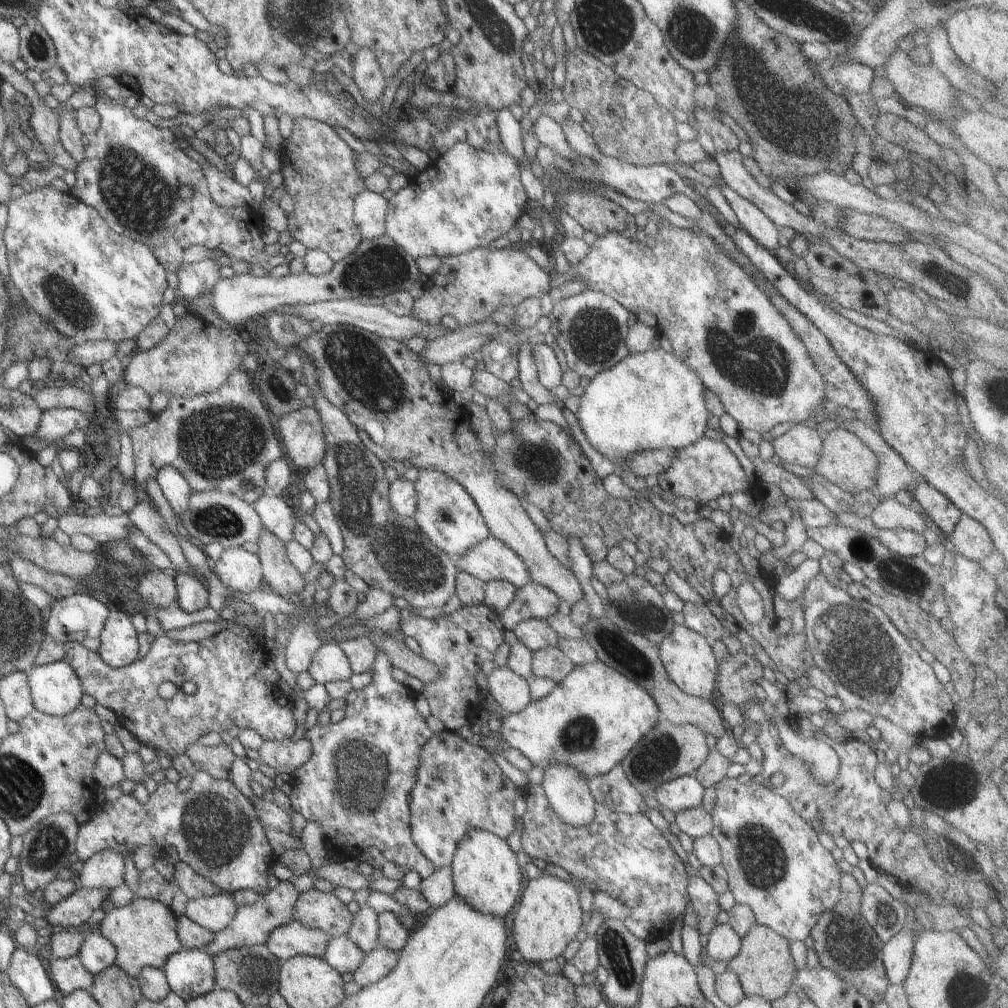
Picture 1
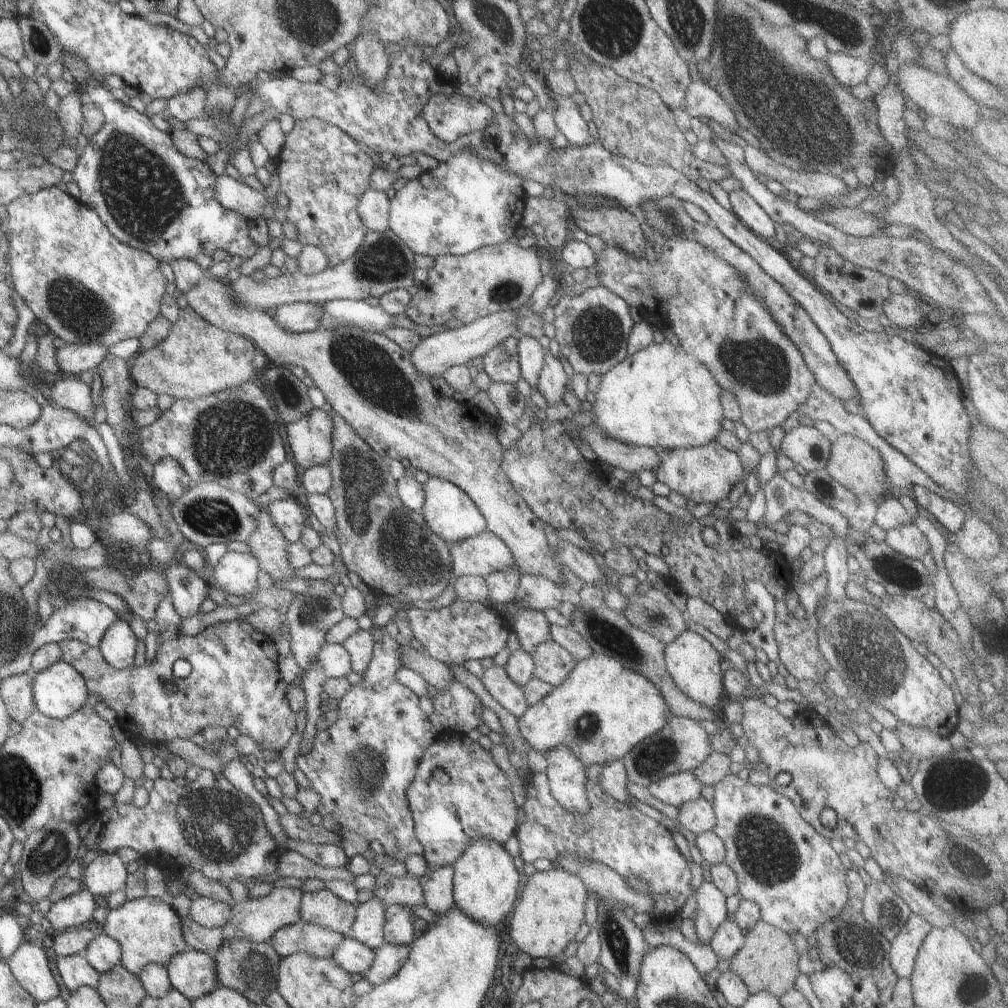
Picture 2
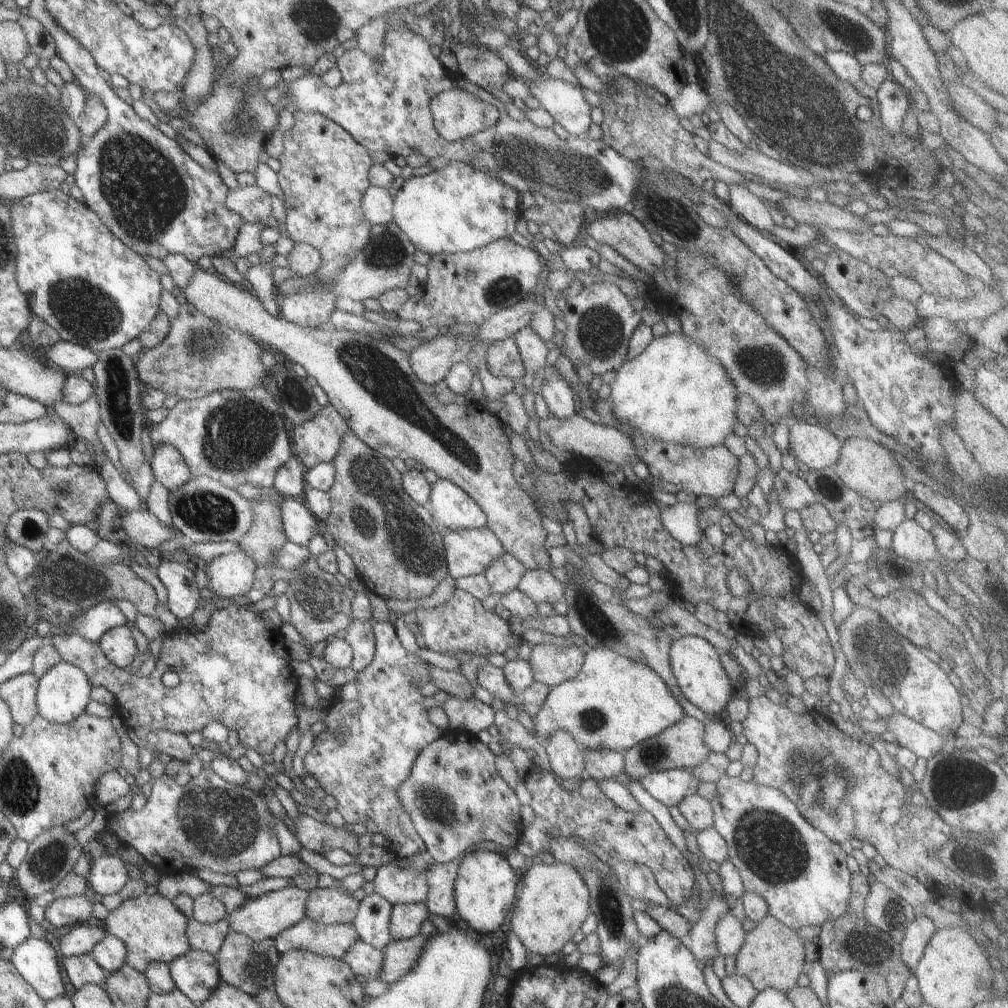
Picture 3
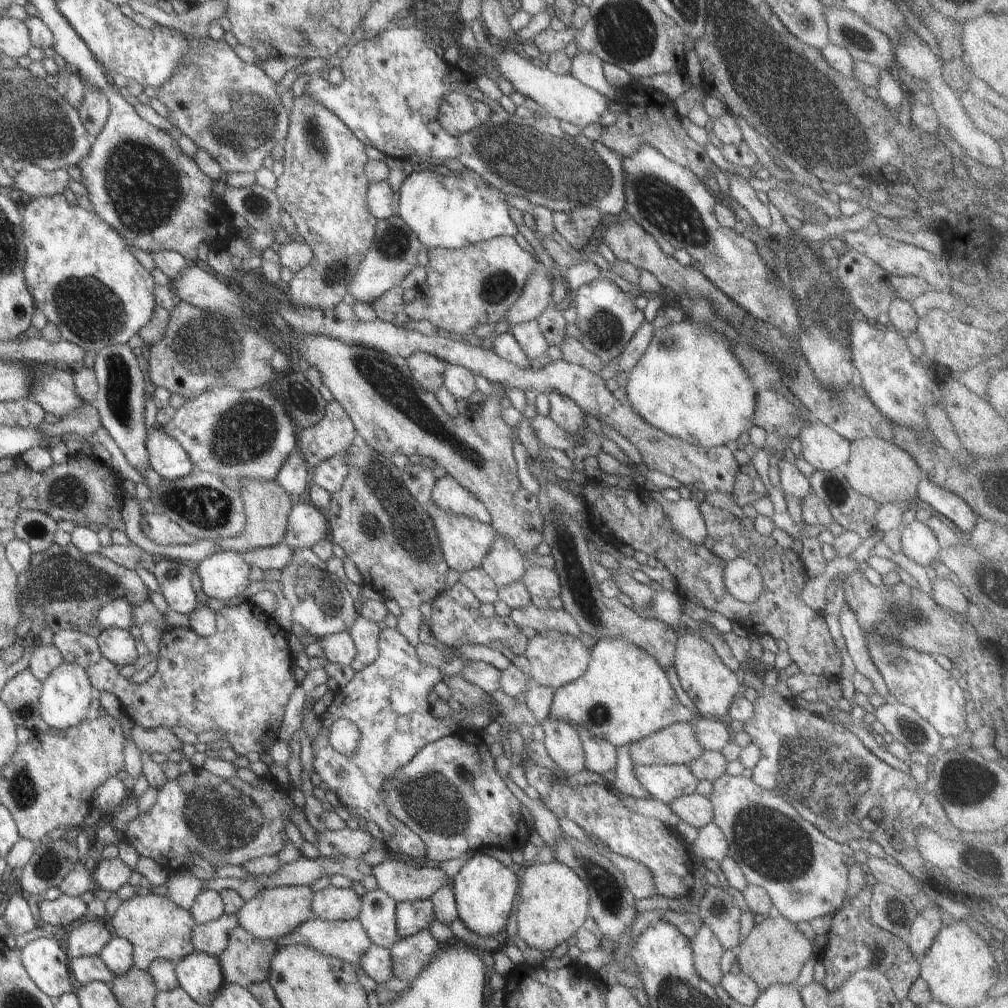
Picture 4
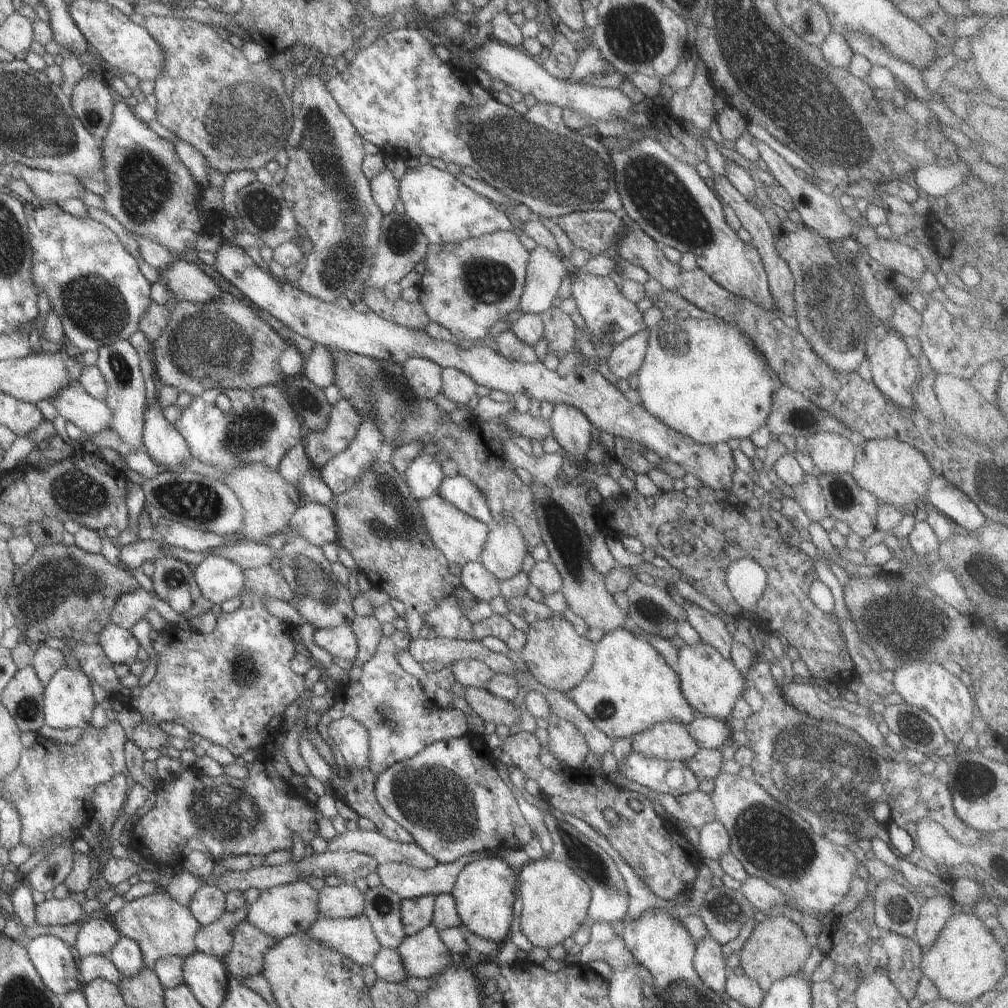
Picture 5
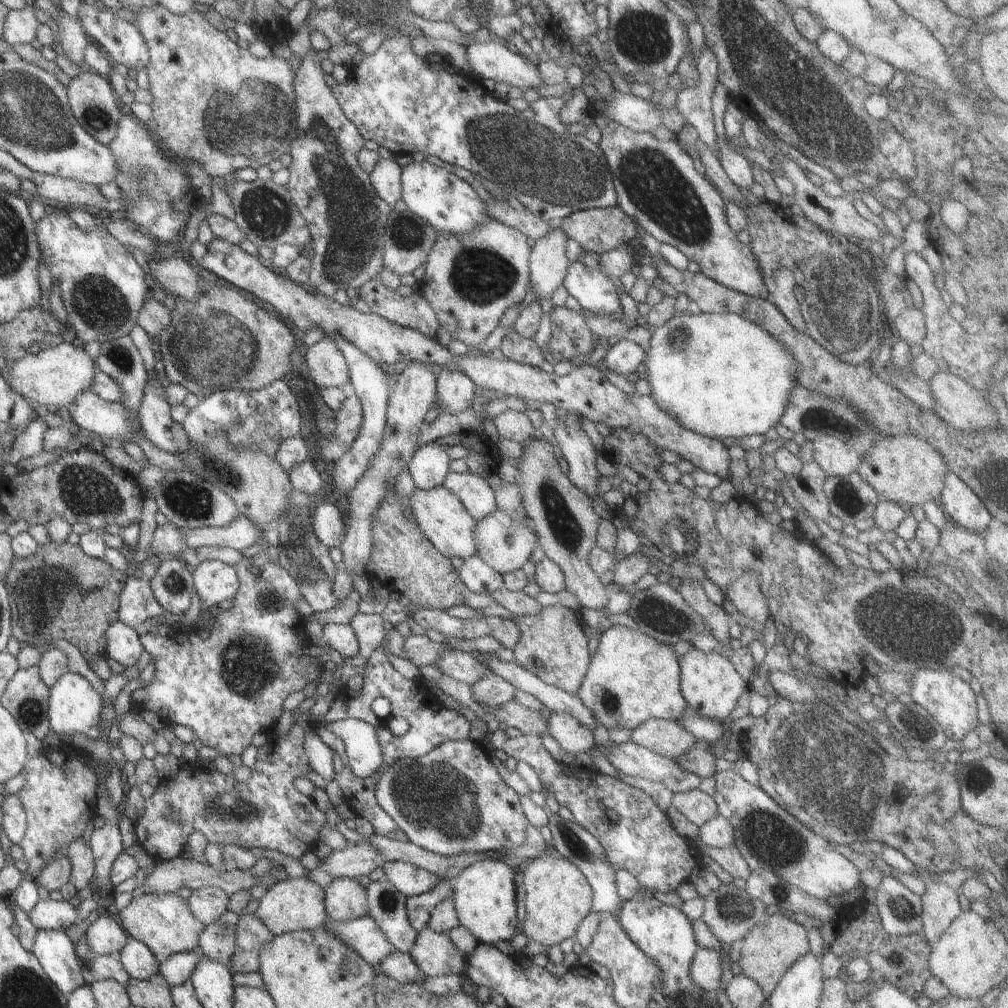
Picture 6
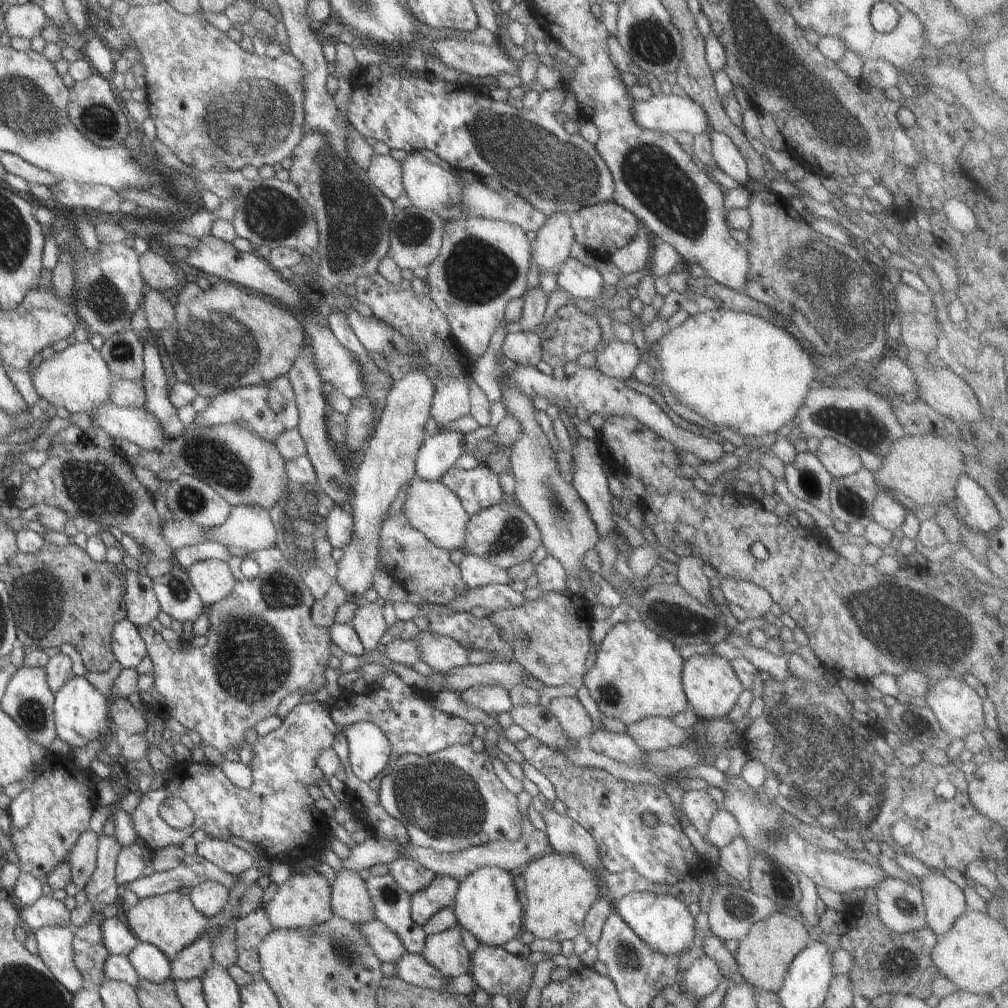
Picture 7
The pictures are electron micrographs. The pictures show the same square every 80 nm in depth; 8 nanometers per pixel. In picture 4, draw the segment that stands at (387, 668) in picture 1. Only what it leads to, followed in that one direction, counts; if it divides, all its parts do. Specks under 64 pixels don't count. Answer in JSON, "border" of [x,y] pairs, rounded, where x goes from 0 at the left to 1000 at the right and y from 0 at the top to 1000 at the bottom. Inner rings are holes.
{"border":[[[383,622],[375,629],[373,641],[373,652],[364,658],[360,663],[350,668],[348,675],[341,681],[335,682],[330,688],[329,696],[314,713],[318,721],[314,725],[313,733],[308,736],[311,746],[310,765],[316,768],[320,783],[333,788],[337,799],[346,804],[348,808],[369,813],[376,820],[379,827],[379,835],[386,844],[400,846],[415,852],[422,851],[421,837],[418,832],[404,821],[395,812],[392,812],[381,799],[376,785],[379,776],[389,771],[398,761],[401,761],[416,746],[420,739],[426,738],[441,729],[449,729],[455,724],[454,718],[444,709],[434,712],[428,709],[427,699],[424,697],[423,689],[427,682],[430,682],[437,674],[438,664],[429,661],[419,660],[413,652],[411,638],[407,639],[392,623]],[[334,713],[347,714],[351,721],[357,726],[353,743],[345,751],[336,748],[325,735],[325,722]],[[340,764],[342,768],[336,770],[334,766]]]}

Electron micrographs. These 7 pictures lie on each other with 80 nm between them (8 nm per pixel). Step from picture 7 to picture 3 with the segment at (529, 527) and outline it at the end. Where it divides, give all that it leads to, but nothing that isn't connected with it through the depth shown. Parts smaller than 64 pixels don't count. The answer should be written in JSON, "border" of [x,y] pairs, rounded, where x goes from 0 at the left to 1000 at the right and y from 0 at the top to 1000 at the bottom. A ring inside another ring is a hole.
{"border":[[[499,547],[482,562],[478,569],[487,589],[495,592],[505,584],[511,583],[521,566],[520,562],[513,555]]]}

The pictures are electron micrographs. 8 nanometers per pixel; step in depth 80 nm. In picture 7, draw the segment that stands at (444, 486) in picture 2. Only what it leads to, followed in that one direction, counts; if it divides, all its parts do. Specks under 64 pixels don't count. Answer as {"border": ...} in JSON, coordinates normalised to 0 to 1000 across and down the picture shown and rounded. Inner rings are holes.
{"border":[[[478,460],[467,466],[457,466],[448,461],[438,472],[437,478],[455,496],[465,513],[495,499],[499,492],[494,470]]]}

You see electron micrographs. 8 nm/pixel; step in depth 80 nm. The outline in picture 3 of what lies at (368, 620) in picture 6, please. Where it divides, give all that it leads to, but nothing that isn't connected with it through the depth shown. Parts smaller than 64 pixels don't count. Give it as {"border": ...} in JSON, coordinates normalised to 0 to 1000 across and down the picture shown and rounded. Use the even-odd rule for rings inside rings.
{"border":[[[350,614],[339,631],[349,645],[346,663],[352,668],[356,667],[368,657],[372,647],[369,620],[366,616]]]}

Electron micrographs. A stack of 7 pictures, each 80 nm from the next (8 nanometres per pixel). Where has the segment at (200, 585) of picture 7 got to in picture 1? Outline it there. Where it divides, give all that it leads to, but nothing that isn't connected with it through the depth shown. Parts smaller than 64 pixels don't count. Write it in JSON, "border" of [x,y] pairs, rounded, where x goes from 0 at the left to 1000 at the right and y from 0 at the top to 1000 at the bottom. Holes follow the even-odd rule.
{"border":[[[226,543],[213,556],[212,565],[221,582],[246,589],[257,583],[260,578],[260,566],[253,550],[239,543]]]}

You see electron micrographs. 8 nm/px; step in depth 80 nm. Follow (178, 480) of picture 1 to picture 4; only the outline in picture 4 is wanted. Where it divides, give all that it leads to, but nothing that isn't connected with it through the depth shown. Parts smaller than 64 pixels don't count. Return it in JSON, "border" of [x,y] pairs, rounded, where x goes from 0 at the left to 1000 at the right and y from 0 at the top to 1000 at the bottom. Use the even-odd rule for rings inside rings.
{"border":[[[156,423],[146,426],[143,441],[148,462],[160,475],[174,476],[191,466],[182,443],[162,426]]]}

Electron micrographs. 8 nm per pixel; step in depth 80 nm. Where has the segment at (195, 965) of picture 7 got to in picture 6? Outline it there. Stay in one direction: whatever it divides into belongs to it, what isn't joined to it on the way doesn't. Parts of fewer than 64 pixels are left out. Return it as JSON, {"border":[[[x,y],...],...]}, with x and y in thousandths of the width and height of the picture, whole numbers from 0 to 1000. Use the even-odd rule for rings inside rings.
{"border":[[[195,940],[189,944],[180,944],[169,947],[156,958],[156,967],[160,968],[168,978],[176,978],[188,971],[189,962],[197,954],[200,947]]]}

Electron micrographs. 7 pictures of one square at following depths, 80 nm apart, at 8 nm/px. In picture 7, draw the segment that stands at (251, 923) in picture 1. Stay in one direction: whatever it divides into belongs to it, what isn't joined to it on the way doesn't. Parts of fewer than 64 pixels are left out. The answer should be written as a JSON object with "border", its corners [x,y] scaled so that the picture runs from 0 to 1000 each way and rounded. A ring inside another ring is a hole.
{"border":[[[290,865],[283,875],[275,877],[269,892],[259,899],[269,922],[309,921],[326,913],[329,909],[326,897],[326,879],[324,873],[316,866],[295,867]]]}

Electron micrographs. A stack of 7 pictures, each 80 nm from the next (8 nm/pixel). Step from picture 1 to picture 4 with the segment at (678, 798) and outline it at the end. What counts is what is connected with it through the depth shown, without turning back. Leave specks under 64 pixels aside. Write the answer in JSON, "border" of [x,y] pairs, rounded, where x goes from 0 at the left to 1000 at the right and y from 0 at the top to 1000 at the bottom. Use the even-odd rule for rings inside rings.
{"border":[[[628,759],[630,774],[646,793],[664,798],[669,792],[688,786],[691,773],[681,759]]]}

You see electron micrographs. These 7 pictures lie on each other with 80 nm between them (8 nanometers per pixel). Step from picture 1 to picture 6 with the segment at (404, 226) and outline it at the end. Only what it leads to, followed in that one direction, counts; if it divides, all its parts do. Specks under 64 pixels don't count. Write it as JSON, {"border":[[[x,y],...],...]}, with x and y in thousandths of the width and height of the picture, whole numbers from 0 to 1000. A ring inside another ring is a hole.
{"border":[[[428,158],[419,161],[406,161],[397,173],[397,198],[406,210],[424,222],[432,234],[455,234],[467,226],[475,226],[481,218],[487,218],[481,210],[479,198],[469,187],[434,165]]]}

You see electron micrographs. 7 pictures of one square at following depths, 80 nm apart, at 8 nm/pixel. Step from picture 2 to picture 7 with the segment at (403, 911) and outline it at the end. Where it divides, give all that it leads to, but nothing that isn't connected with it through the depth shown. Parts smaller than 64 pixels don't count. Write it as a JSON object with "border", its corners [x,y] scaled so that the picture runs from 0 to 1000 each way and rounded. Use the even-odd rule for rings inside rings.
{"border":[[[432,868],[423,881],[412,885],[406,893],[407,911],[412,919],[418,919],[441,899],[448,898],[448,892],[455,879],[455,871]]]}

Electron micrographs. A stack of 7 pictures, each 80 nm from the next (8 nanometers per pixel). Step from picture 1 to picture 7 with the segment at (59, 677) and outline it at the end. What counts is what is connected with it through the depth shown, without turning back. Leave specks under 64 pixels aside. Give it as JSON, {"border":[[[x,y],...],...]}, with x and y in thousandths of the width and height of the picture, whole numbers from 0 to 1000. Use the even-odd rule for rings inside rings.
{"border":[[[70,671],[68,675],[63,677],[61,683],[53,687],[51,708],[56,731],[64,736],[68,744],[82,742],[96,732],[102,732],[104,737],[107,737],[113,723],[109,721],[109,715],[106,714],[106,700],[105,691],[90,681],[84,673]]]}

